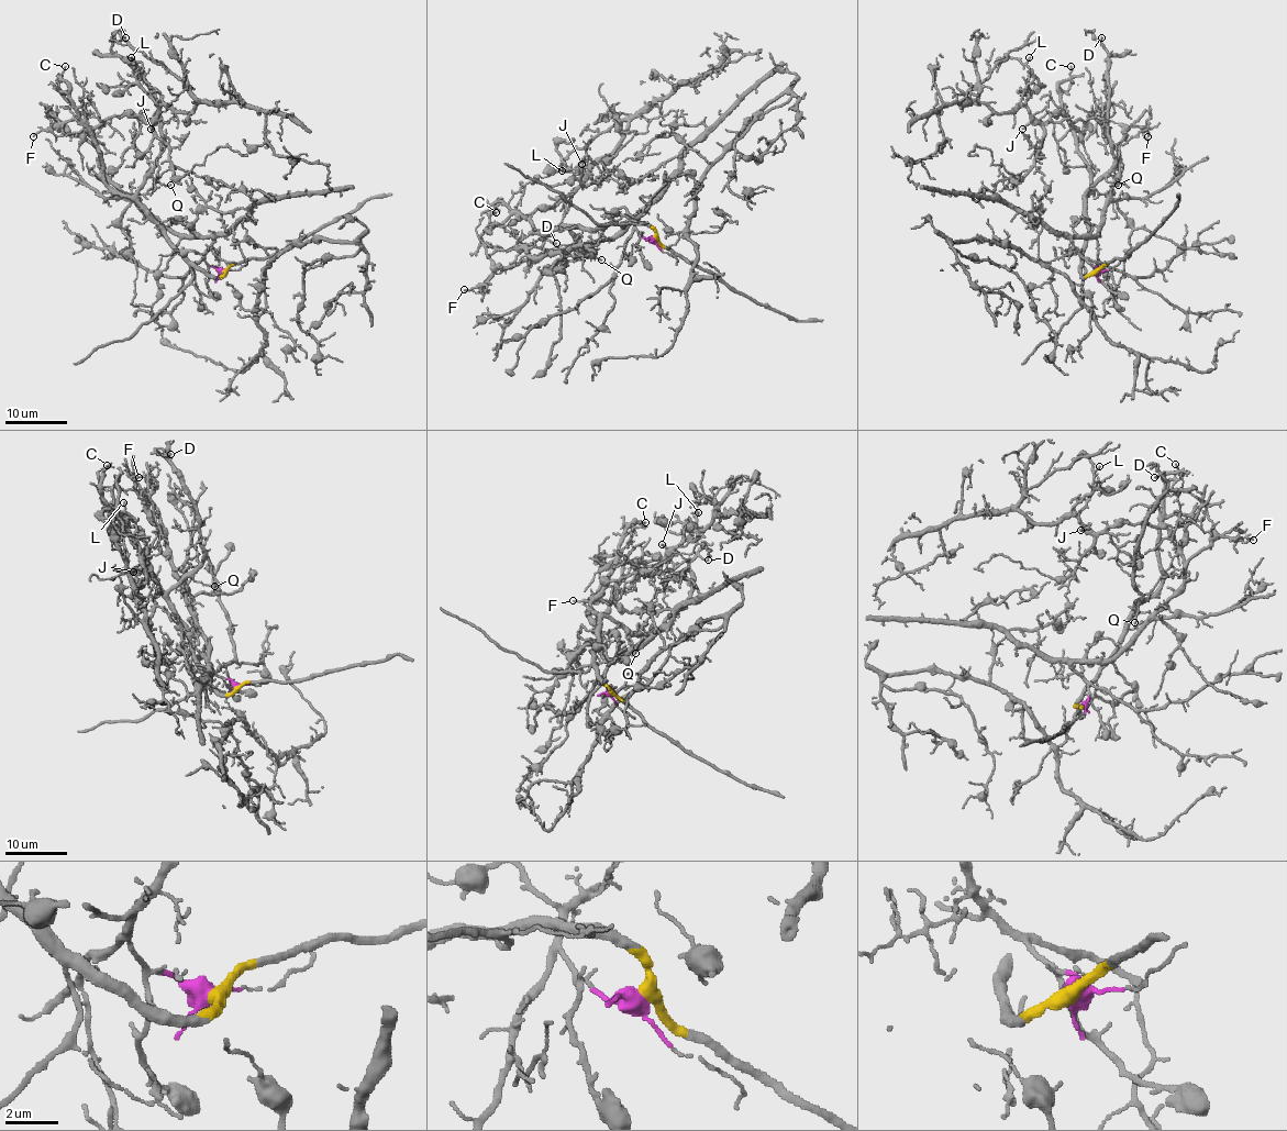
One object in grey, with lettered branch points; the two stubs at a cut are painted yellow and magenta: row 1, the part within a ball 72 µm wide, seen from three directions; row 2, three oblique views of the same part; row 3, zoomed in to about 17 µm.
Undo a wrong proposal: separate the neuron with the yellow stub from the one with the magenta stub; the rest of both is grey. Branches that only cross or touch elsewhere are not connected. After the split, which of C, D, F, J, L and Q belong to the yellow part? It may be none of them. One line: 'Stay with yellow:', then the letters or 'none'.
Stay with yellow: C, D, Q

